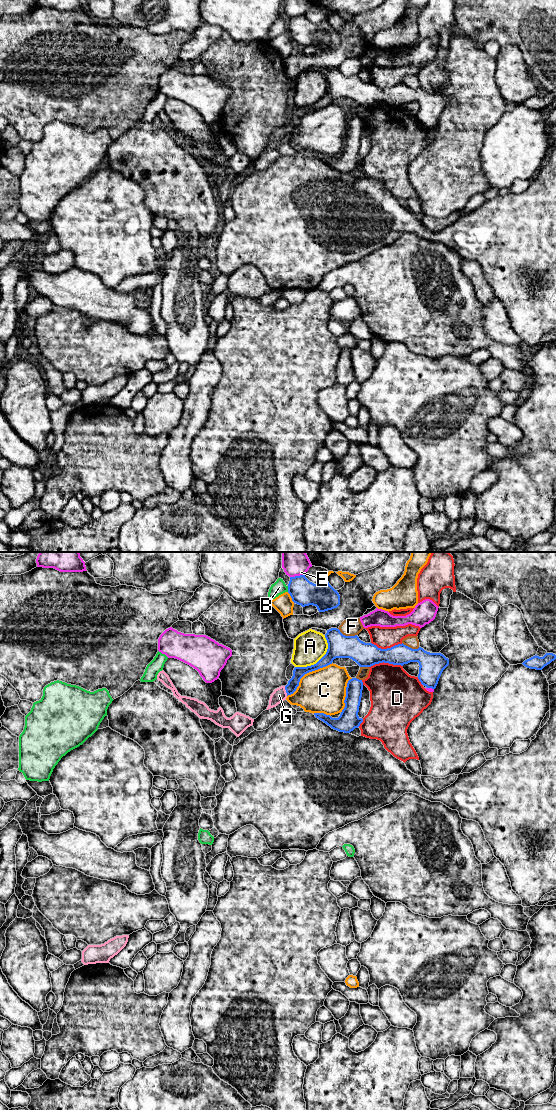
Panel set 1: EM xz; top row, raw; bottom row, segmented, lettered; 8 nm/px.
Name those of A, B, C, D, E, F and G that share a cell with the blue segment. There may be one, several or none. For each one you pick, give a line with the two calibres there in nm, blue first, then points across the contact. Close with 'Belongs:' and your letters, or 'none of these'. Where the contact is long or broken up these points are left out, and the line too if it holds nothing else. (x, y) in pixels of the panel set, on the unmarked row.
G: 90 nm thick on the blue side, 110 nm on the other; runs through xz (298, 112), (293, 124), (286, 131), (279, 135)
Belongs: G

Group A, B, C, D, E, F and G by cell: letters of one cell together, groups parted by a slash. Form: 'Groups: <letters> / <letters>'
Groups: A / B / C / D / E / F / G

